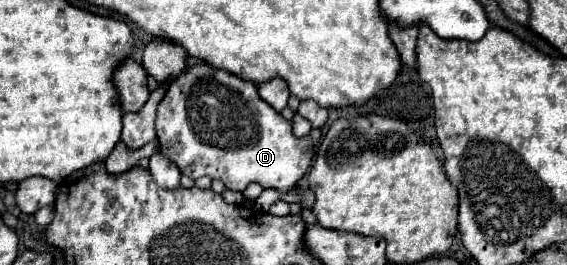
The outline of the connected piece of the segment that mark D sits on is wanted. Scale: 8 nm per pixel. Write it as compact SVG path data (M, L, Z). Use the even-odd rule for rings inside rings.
M206 63L192 65L184 69L176 79L172 79L166 97L158 105L156 135L160 153L174 161L186 177L200 179L208 175L210 179L220 179L226 189L236 191L244 191L248 183L256 181L262 187L274 187L280 193L286 193L308 171L314 157L310 137L296 139L292 135L292 123L270 109L270 105L266 105L266 101L258 97L258 89L254 83L234 77L232 73L216 71Z

